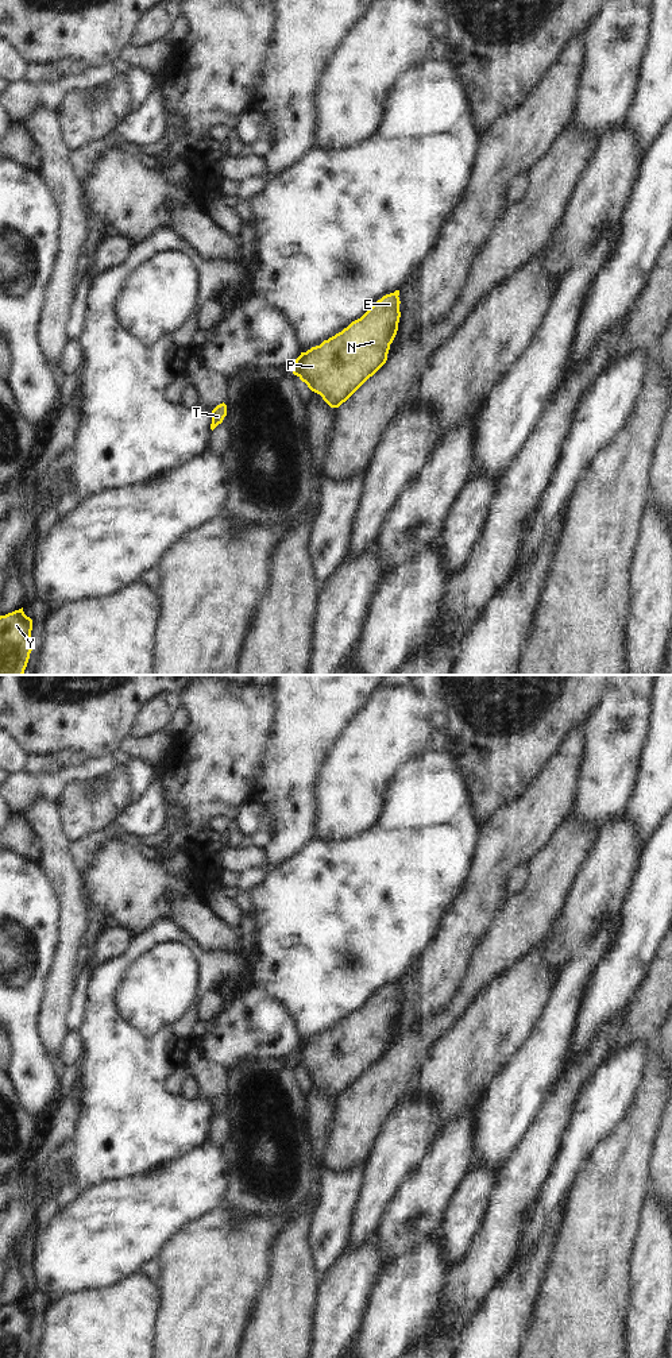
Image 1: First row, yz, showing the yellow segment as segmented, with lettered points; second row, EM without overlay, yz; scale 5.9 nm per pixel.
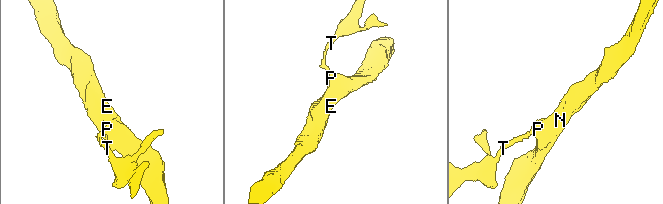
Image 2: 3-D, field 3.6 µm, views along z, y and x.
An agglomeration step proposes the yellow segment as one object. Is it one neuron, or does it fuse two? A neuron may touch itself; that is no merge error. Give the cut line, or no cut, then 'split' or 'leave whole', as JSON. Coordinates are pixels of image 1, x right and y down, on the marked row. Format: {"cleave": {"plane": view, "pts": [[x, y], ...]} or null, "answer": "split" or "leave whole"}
{"cleave": {"plane": "yz", "pts": [[298, 357], [300, 375]]}, "answer": "split"}

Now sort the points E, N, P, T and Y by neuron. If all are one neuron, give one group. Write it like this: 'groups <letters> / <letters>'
groups E N P / T Y

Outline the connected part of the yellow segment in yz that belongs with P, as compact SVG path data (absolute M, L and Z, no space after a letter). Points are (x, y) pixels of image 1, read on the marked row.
M399 290L383 296L360 319L300 355L300 379L339 408L387 360L401 317Z

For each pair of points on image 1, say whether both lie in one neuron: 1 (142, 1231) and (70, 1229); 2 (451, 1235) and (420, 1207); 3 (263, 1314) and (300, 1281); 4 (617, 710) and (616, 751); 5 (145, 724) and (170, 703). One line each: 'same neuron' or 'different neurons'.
1: same neuron
2: different neurons
3: same neuron
4: same neuron
5: same neuron

